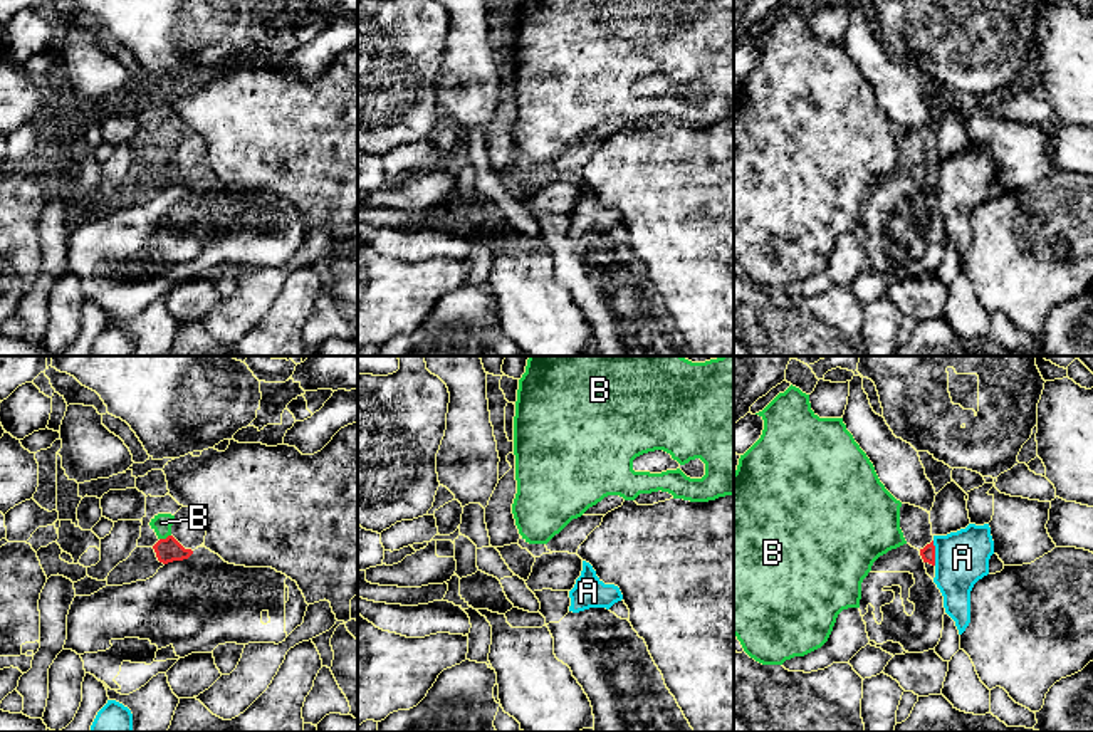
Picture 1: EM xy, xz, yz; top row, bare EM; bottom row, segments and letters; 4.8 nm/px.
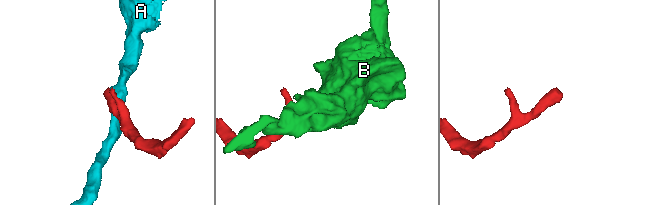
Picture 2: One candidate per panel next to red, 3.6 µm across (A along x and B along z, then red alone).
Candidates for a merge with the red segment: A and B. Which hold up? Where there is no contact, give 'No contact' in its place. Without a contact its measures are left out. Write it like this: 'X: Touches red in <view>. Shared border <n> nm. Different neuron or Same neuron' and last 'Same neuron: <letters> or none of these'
A: Touches red in yz. Shared border 120 nm. Different neuron
B: Touches red in xy. Shared border 60 nm. Different neuron
Same neuron: none of these

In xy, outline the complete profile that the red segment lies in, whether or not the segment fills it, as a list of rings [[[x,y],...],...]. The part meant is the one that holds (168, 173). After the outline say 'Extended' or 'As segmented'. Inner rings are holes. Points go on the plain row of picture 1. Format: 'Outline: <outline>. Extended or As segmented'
Outline: [[[181,131],[175,138],[171,158],[153,170],[158,185],[168,188],[188,183],[196,171],[203,170],[207,154],[208,144],[201,134]]]. Extended

